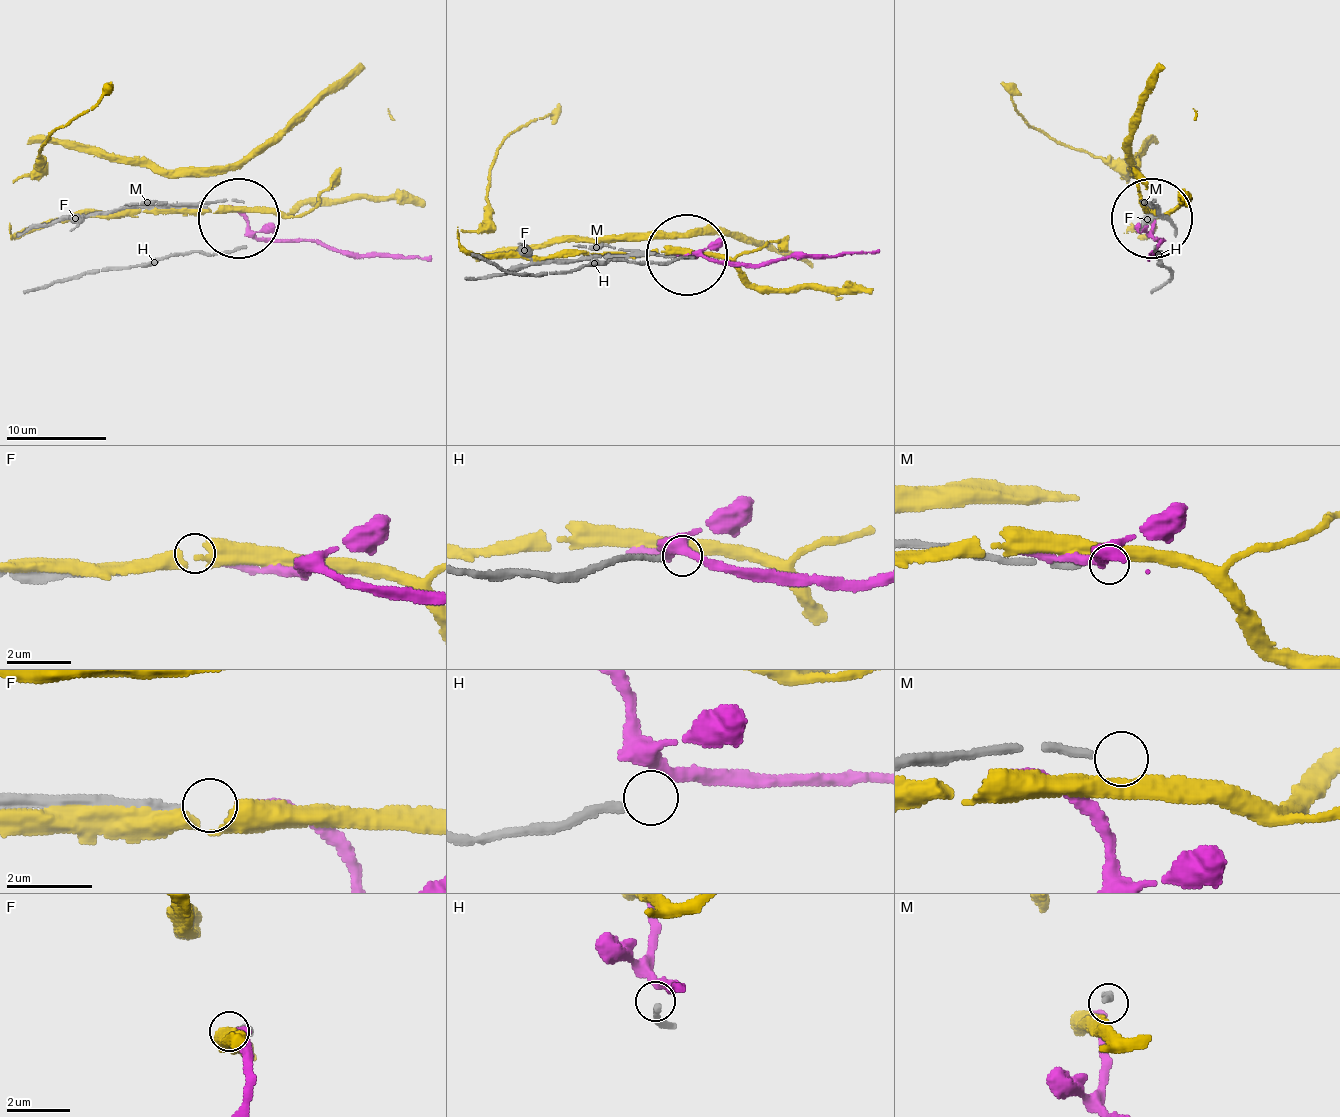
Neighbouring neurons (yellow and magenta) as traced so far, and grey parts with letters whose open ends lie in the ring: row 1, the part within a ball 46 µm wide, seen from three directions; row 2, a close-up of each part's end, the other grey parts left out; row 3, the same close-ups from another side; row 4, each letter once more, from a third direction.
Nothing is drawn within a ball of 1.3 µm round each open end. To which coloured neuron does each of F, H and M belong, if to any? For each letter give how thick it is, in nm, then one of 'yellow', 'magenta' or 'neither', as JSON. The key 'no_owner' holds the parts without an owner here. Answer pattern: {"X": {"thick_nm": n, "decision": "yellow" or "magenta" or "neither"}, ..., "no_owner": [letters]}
{"F": {"thick_nm": 200, "decision": "magenta"}, "H": {"thick_nm": 170, "decision": "neither"}, "M": {"thick_nm": 200, "decision": "neither"}, "no_owner": ["H", "M"]}

